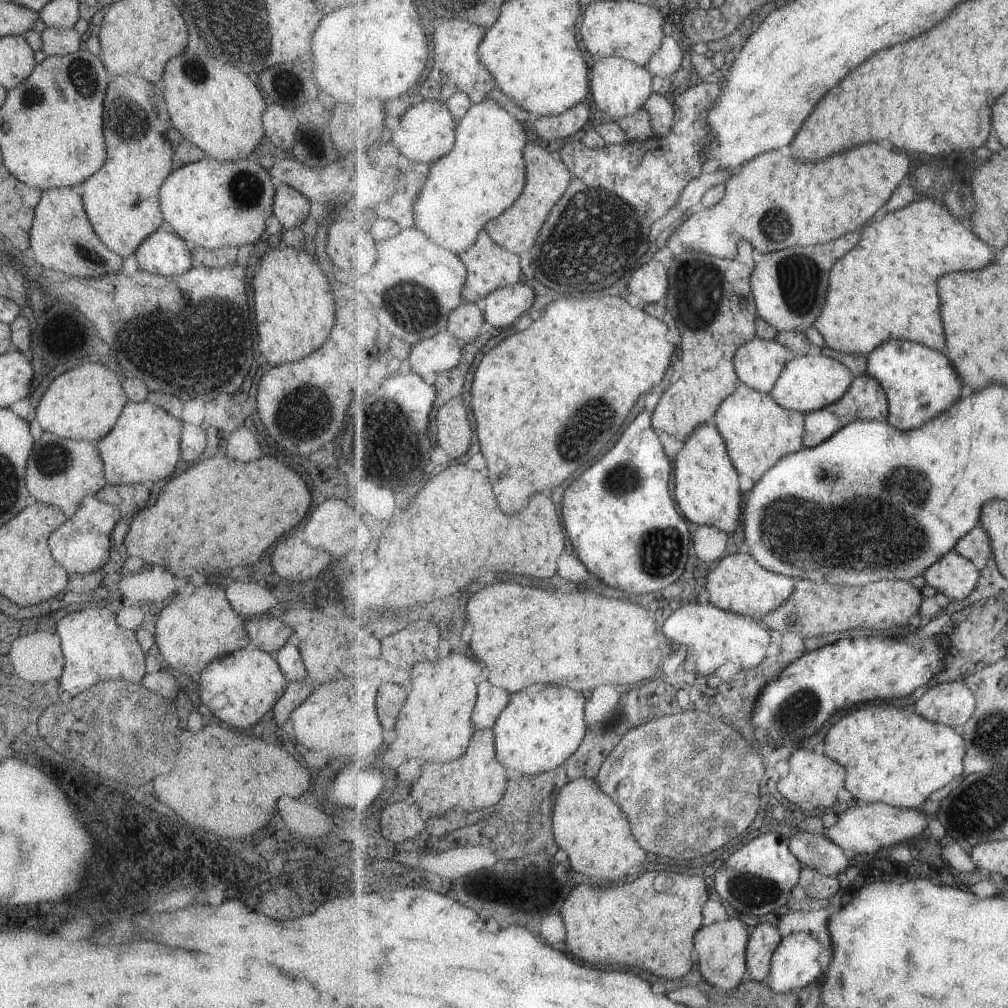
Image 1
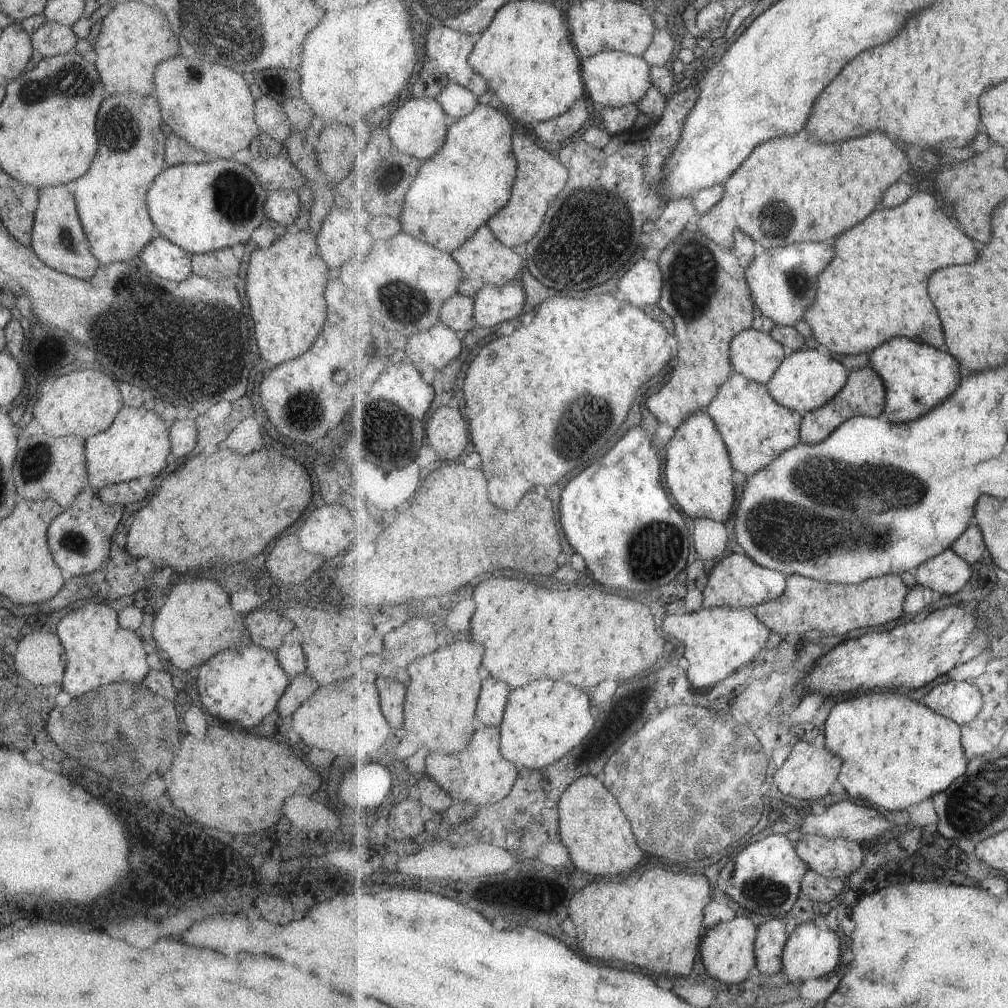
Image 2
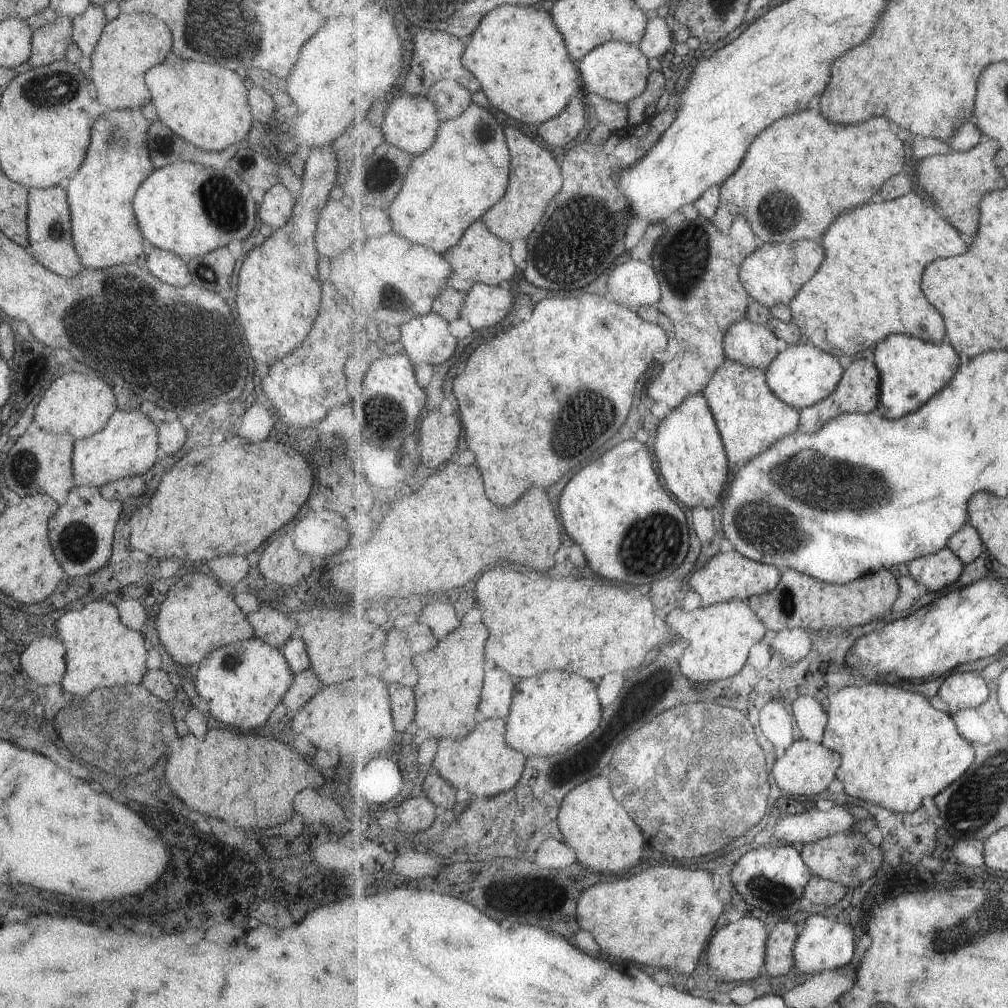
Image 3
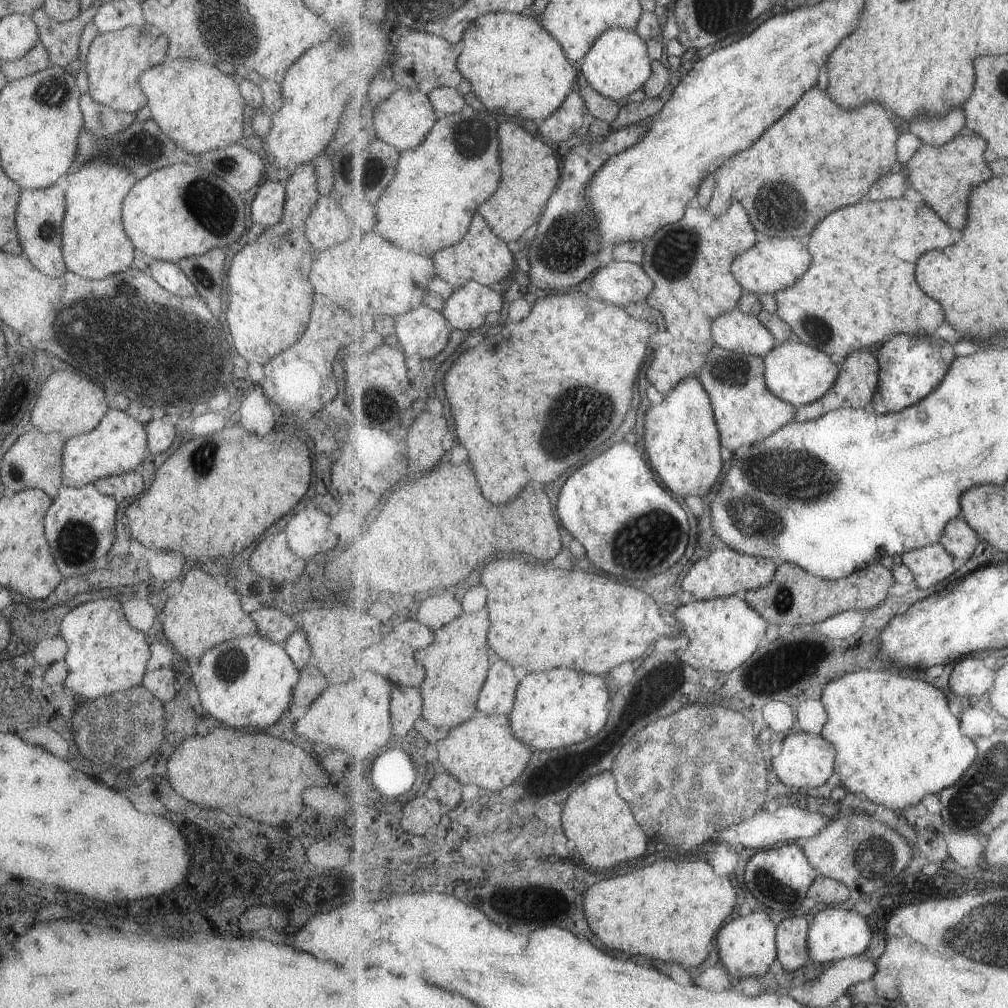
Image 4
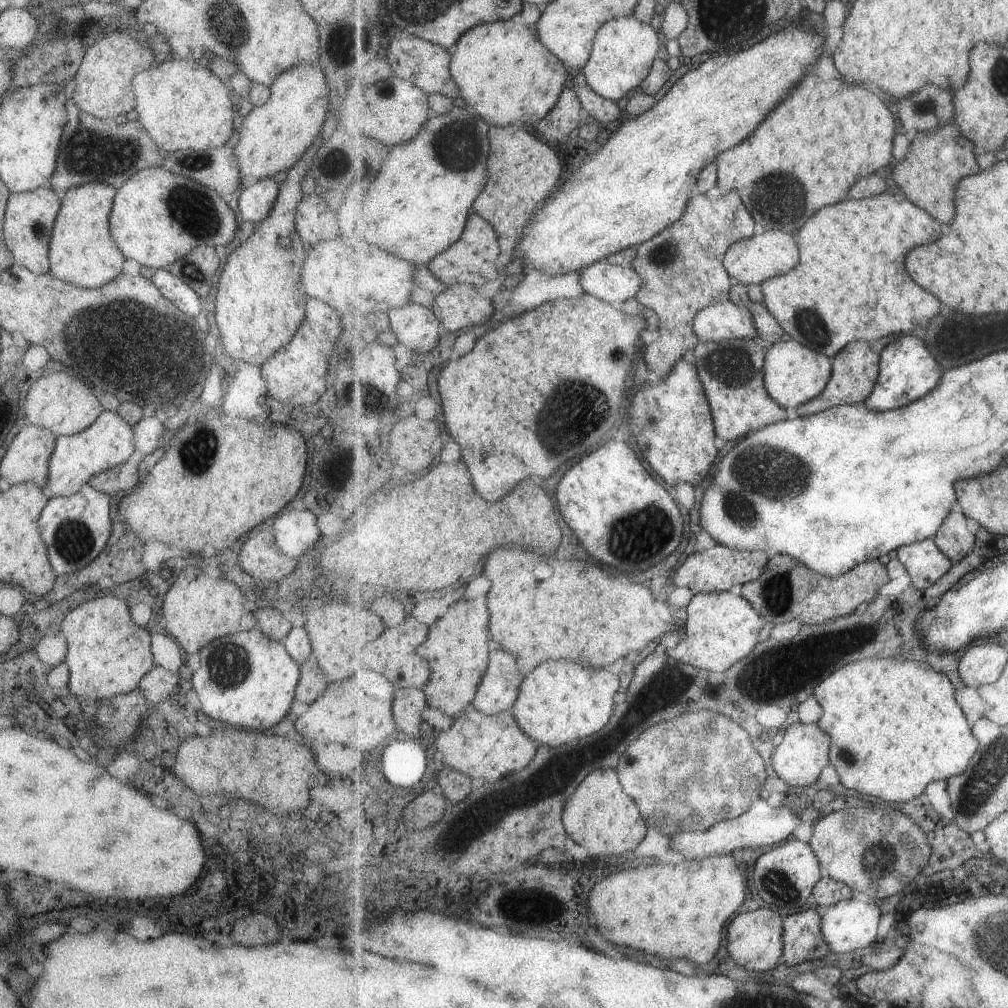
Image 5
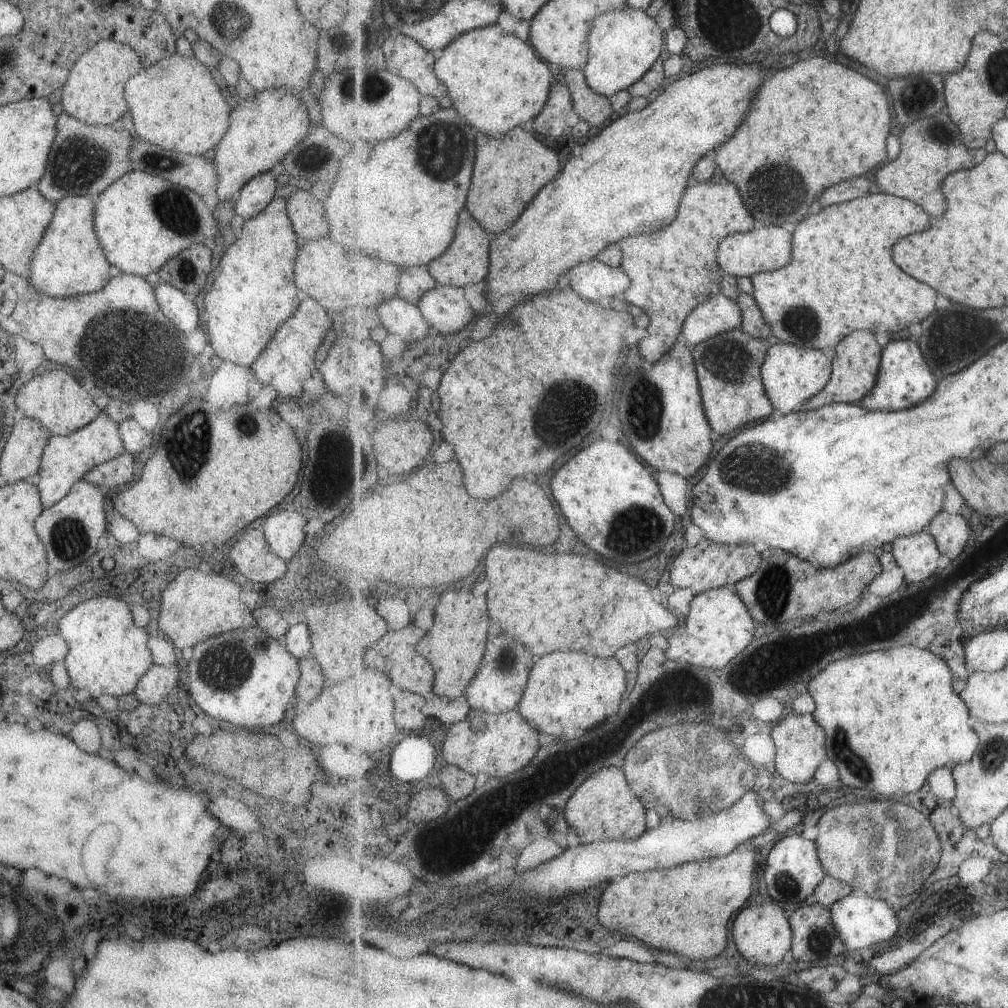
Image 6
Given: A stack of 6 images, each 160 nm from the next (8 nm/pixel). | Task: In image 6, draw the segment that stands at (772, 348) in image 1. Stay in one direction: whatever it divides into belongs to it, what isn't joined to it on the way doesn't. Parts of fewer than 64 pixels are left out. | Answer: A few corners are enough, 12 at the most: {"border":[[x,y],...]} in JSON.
{"border":[[719,293],[685,321],[682,336],[697,346],[741,329],[737,300]]}

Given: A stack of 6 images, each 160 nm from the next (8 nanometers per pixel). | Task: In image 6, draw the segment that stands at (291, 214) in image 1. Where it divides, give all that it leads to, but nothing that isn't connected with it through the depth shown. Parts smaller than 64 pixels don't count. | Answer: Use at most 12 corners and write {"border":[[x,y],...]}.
{"border":[[275,171],[250,178],[238,192],[234,214],[246,221],[275,195]]}

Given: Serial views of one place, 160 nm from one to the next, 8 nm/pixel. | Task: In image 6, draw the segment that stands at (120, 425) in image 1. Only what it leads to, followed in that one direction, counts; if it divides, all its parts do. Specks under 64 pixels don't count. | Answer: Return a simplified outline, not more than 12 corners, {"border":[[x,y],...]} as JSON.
{"border":[[99,413],[50,435],[38,468],[43,508],[94,466],[125,451],[118,424]]}

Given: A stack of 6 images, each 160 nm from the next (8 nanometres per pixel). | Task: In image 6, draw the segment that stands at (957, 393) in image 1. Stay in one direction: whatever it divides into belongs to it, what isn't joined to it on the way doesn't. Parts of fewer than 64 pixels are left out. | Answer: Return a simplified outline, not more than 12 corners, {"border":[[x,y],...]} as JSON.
{"border":[[889,341],[861,405],[902,411],[940,380],[919,342]]}

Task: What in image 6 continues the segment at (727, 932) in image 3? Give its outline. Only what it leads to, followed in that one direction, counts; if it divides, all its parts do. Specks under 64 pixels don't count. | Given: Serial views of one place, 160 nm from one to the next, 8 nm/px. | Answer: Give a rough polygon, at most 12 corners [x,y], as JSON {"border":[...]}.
{"border":[[779,904],[745,906],[734,918],[736,955],[779,965],[792,950]]}

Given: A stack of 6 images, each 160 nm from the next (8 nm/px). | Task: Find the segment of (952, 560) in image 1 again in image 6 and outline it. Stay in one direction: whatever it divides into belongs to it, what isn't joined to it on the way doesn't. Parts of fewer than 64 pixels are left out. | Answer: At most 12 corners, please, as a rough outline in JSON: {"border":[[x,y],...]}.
{"border":[[927,532],[899,537],[892,553],[906,583],[934,576],[945,560]]}

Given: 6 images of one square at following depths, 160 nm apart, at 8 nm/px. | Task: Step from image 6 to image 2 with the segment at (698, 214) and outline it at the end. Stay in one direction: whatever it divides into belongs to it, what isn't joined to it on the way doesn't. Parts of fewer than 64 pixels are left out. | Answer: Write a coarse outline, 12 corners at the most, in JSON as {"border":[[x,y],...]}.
{"border":[[682,232],[659,264],[679,336],[647,399],[677,430],[734,372],[753,328],[756,240]]}

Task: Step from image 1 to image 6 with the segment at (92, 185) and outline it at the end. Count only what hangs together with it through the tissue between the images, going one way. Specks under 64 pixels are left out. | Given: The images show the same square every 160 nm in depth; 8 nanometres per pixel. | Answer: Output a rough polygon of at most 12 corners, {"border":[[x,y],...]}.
{"border":[[71,195],[30,258],[52,297],[101,290],[112,277],[93,230],[95,200]]}

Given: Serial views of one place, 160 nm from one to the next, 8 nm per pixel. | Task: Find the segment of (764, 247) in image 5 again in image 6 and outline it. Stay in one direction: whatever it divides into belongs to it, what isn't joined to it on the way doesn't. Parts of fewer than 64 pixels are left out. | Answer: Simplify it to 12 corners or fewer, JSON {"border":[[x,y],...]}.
{"border":[[775,225],[725,238],[724,271],[737,279],[791,262],[793,236]]}

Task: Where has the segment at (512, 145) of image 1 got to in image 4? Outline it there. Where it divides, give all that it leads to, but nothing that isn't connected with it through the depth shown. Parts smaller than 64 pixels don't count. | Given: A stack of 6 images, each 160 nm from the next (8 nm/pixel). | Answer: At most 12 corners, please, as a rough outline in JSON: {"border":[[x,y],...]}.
{"border":[[493,113],[440,115],[375,192],[375,232],[461,242],[502,177]]}

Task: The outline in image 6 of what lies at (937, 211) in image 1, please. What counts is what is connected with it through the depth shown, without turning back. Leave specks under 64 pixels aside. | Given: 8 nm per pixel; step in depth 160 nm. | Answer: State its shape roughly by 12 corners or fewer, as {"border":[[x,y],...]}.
{"border":[[869,194],[805,218],[752,276],[781,341],[901,332],[937,292],[893,262],[929,214]]}

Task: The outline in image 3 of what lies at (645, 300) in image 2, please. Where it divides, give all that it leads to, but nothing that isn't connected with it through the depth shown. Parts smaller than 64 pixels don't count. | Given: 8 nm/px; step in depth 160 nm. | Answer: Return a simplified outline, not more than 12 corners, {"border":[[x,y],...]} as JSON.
{"border":[[631,260],[613,270],[609,288],[625,306],[661,298],[654,266]]}

